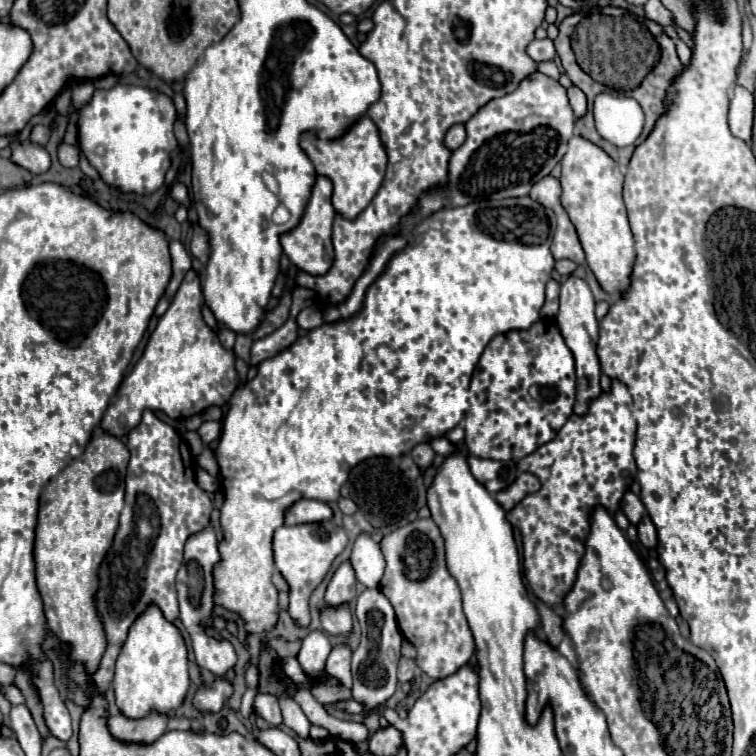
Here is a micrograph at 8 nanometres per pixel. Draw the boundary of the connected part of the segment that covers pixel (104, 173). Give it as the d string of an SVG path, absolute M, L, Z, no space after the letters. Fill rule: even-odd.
M116 85L108 91L98 89L90 105L80 111L78 139L86 159L108 185L124 193L148 195L164 183L170 167L170 153L178 147L174 121L176 109L166 95L144 87ZM100 145L106 149L102 157L96 155L96 147Z

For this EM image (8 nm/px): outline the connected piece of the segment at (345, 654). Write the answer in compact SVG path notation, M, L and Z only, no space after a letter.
M334 647L328 661L326 661L326 673L336 677L342 685L352 687L352 673L350 673L350 647Z

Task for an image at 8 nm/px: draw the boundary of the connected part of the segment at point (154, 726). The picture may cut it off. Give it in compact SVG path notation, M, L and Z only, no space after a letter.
M152 713L144 719L124 719L124 715L110 715L106 725L114 739L120 743L142 743L150 745L166 731L168 717L160 713Z

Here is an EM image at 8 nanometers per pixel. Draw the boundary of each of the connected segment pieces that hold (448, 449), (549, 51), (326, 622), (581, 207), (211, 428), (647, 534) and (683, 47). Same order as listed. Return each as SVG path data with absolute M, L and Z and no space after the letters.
M446 437L432 439L432 441L430 441L430 445L432 445L432 449L434 449L436 453L440 453L440 455L450 455L450 453L454 453L454 451L456 451L456 449L454 449L454 445L452 445Z
M546 37L546 39L530 41L530 45L526 47L526 53L534 63L542 63L542 61L552 61L556 55L556 49L554 49L554 43Z
M348 604L340 605L336 609L322 609L320 619L326 633L342 635L346 639L352 635L352 613Z
M574 135L568 143L568 151L562 157L562 207L566 209L572 225L578 231L580 243L586 253L586 263L596 275L598 283L608 293L622 293L630 283L630 271L634 263L634 239L622 201L624 175L618 163L598 145Z
M204 421L202 425L200 425L200 429L198 429L198 435L200 435L200 439L208 445L208 443L212 443L214 439L218 439L220 437L220 423L218 421Z
M644 515L638 523L638 537L644 547L654 547L656 545L656 527L648 515Z
M675 40L676 50L678 57L684 67L689 67L691 65L691 50L690 48L681 40Z

